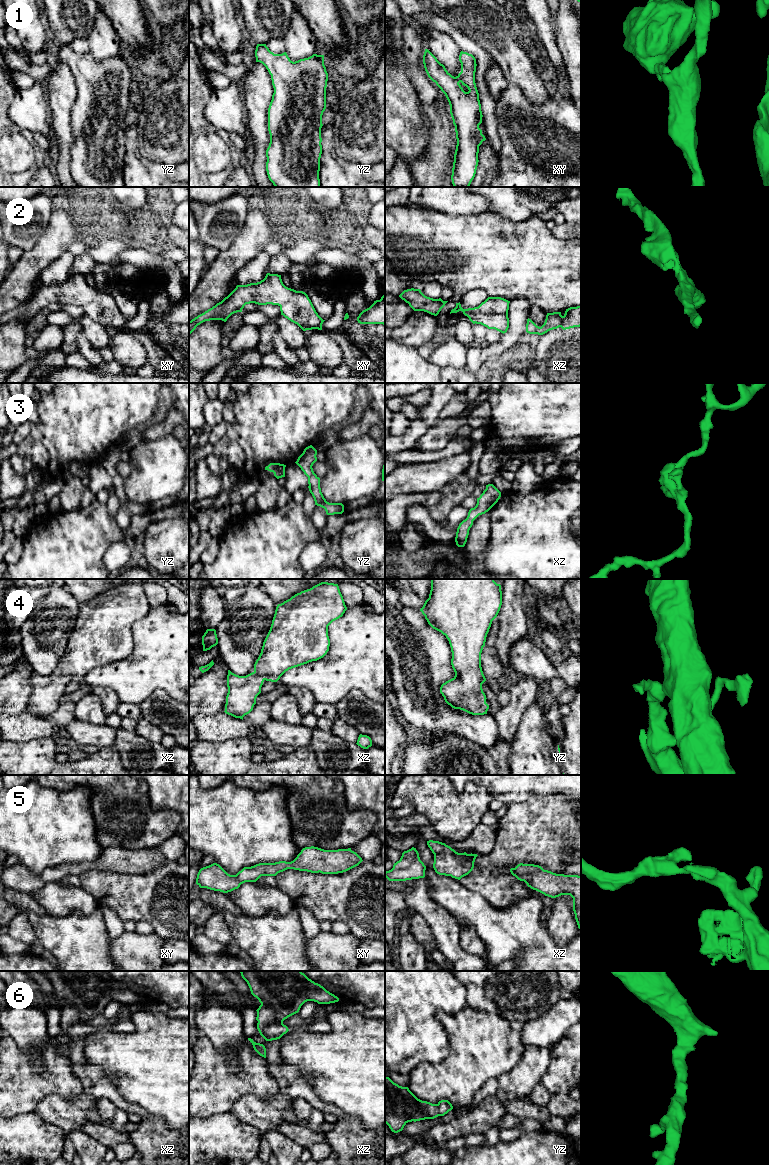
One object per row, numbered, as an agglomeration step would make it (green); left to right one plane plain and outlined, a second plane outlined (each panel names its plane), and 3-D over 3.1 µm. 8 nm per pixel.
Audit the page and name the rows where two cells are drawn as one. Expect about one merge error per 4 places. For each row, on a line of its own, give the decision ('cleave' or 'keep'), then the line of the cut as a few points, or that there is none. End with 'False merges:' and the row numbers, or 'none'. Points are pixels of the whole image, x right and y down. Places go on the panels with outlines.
1: keep | no cut
2: keep | no cut
3: keep | no cut
4: keep | no cut
5: keep | no cut
6: keep | no cut
False merges: none

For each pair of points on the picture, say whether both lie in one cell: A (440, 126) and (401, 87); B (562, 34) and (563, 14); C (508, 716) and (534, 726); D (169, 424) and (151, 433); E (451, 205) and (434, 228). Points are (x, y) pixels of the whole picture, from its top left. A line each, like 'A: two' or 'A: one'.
A: two
B: one
C: two
D: one
E: two

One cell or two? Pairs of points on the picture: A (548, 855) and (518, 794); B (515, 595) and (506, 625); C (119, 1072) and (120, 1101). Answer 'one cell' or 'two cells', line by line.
A: two cells
B: one cell
C: two cells

